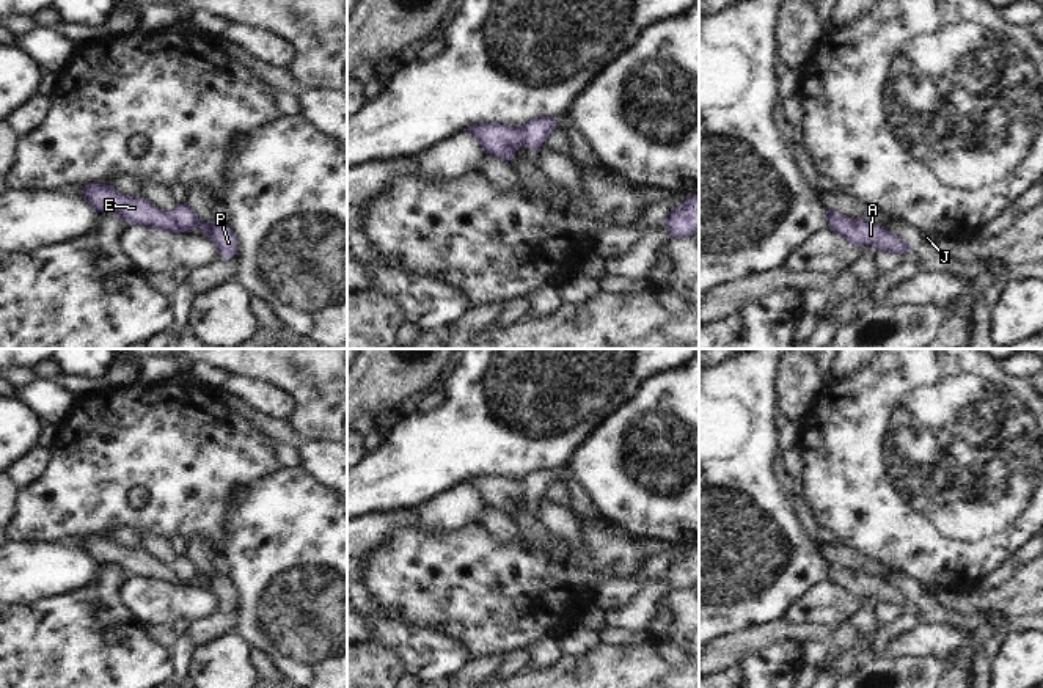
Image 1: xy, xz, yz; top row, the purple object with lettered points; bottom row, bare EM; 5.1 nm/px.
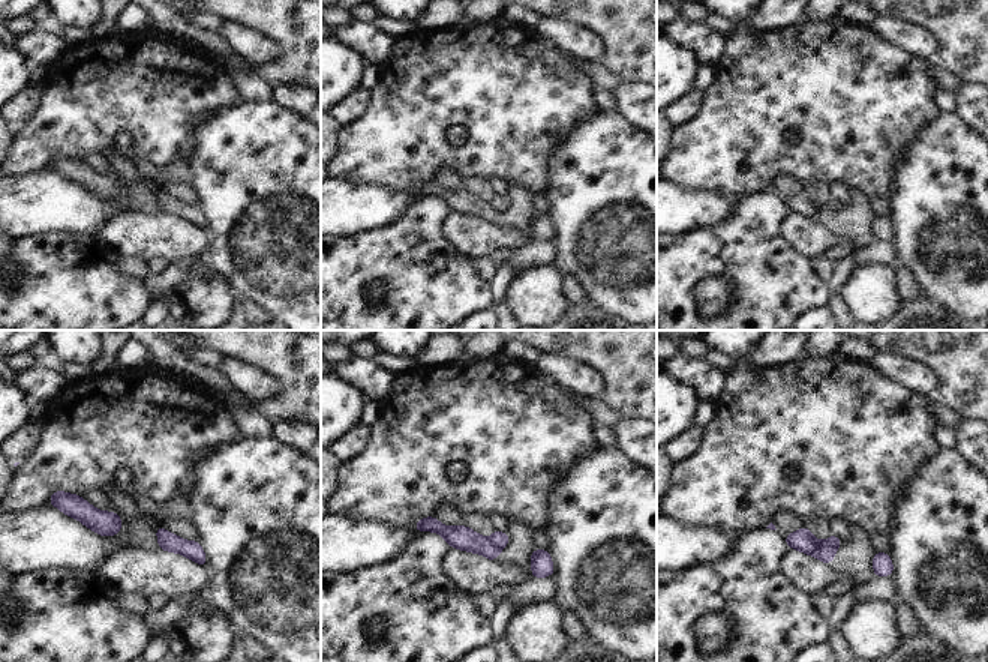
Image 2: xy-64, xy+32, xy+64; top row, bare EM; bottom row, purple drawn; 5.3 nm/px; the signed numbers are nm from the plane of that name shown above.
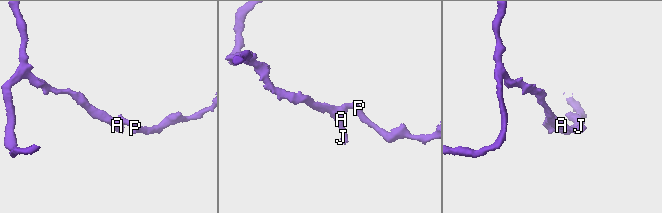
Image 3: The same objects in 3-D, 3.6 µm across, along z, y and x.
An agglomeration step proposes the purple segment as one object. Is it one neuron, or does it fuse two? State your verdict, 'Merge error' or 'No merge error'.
Merge error

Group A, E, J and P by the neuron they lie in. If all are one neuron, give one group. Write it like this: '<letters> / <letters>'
A E J / P

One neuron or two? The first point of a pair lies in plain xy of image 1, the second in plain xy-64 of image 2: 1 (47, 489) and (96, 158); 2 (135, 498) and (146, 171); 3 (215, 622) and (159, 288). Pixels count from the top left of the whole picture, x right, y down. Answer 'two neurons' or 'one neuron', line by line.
1: two neurons
2: one neuron
3: one neuron

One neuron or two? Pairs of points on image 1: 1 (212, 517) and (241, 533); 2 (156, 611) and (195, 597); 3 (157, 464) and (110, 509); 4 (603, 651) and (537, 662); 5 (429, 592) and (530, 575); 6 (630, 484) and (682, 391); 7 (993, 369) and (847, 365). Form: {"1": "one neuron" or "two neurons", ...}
{"1": "two neurons", "2": "one neuron", "3": "one neuron", "4": "two neurons", "5": "one neuron", "6": "one neuron", "7": "two neurons"}

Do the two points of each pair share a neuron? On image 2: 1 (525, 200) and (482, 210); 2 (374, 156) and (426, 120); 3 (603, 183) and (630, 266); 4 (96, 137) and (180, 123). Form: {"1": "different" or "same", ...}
{"1": "same", "2": "same", "3": "same", "4": "same"}

